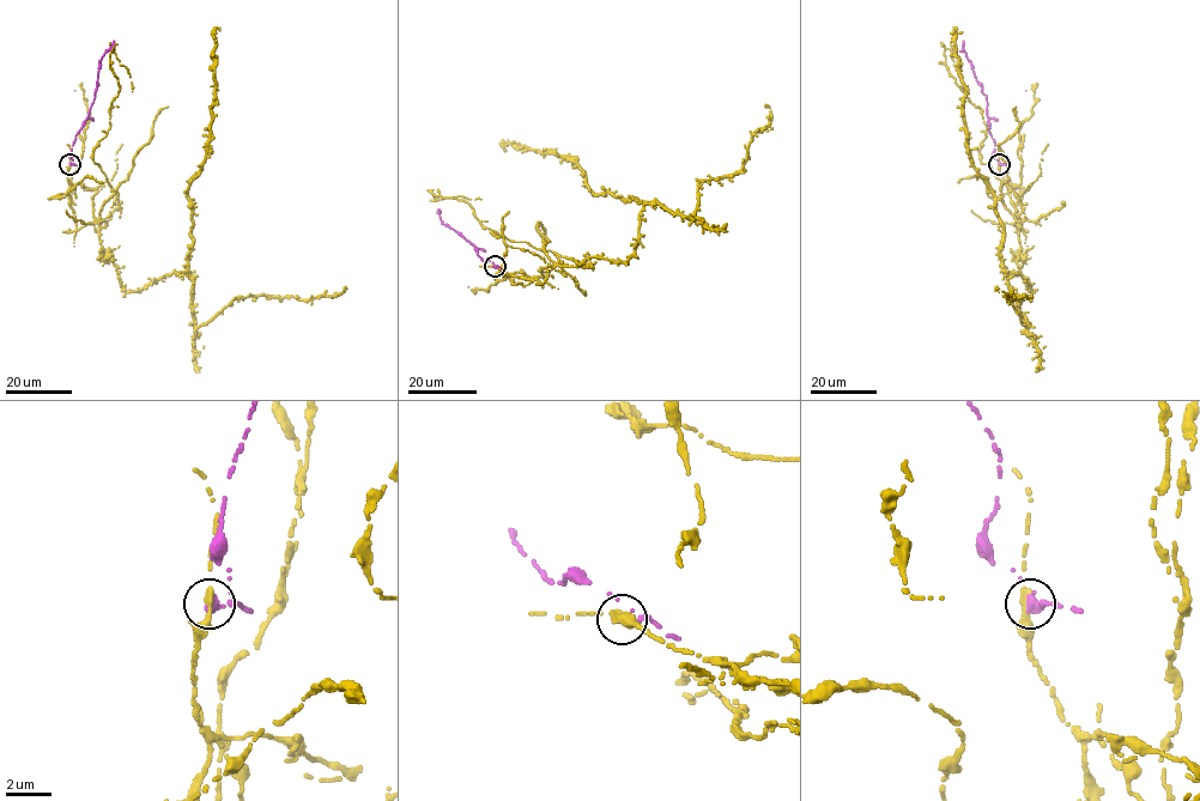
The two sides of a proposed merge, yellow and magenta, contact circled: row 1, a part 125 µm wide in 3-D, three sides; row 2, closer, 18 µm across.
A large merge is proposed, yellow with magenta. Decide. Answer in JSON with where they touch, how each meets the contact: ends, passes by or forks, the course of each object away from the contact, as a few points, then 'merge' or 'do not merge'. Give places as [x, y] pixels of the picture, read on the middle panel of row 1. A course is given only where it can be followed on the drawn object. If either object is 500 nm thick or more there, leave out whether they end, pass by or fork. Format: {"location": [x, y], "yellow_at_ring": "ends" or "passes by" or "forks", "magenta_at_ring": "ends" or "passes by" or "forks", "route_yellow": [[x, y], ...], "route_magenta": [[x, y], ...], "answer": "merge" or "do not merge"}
{"location": [495, 266], "yellow_at_ring": "passes by", "magenta_at_ring": "ends", "route_yellow": [[495, 267], [529, 277], [592, 258], [623, 262], [632, 255], [644, 205], [593, 193], [574, 162], [507, 143]], "route_magenta": [[495, 267], [490, 261], [482, 261], [464, 236], [444, 224], [438, 208]], "answer": "do not merge"}

